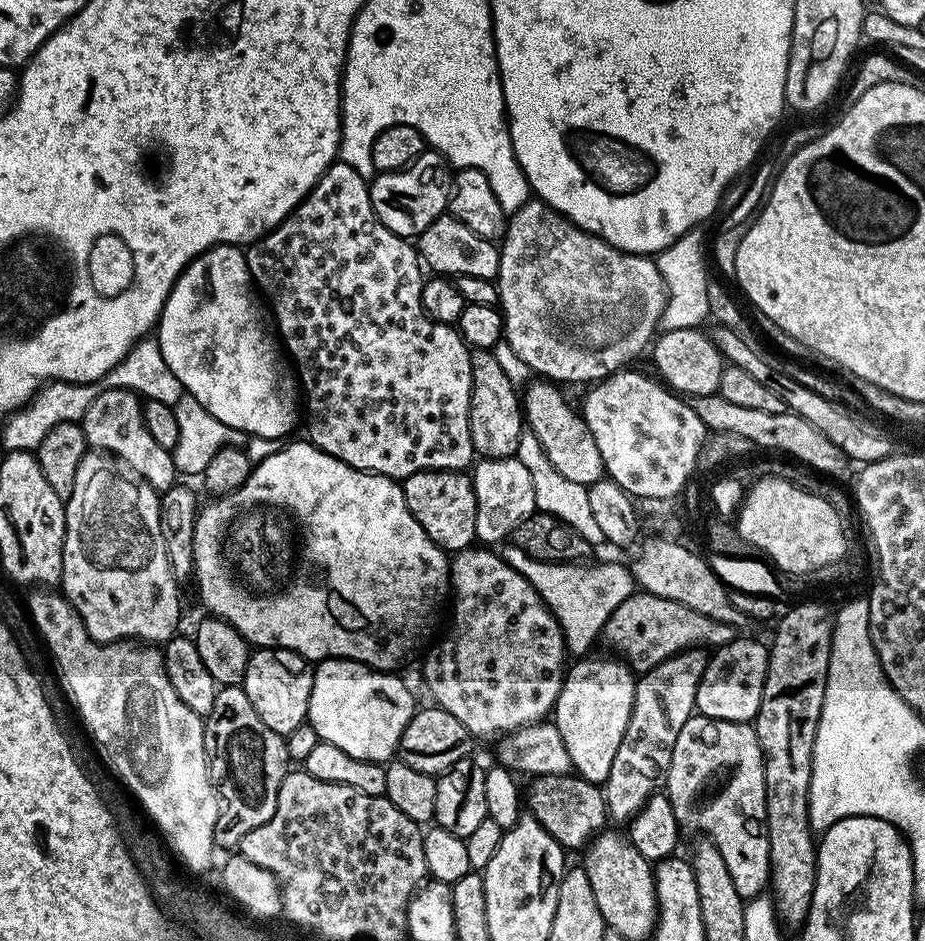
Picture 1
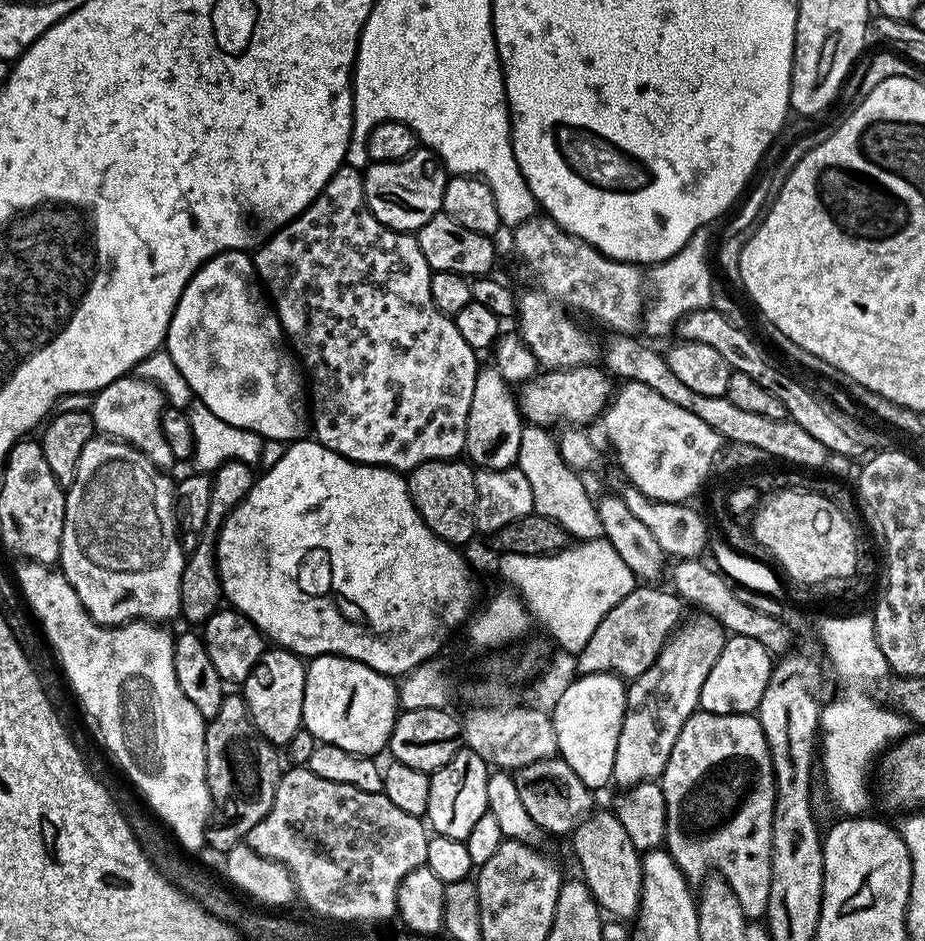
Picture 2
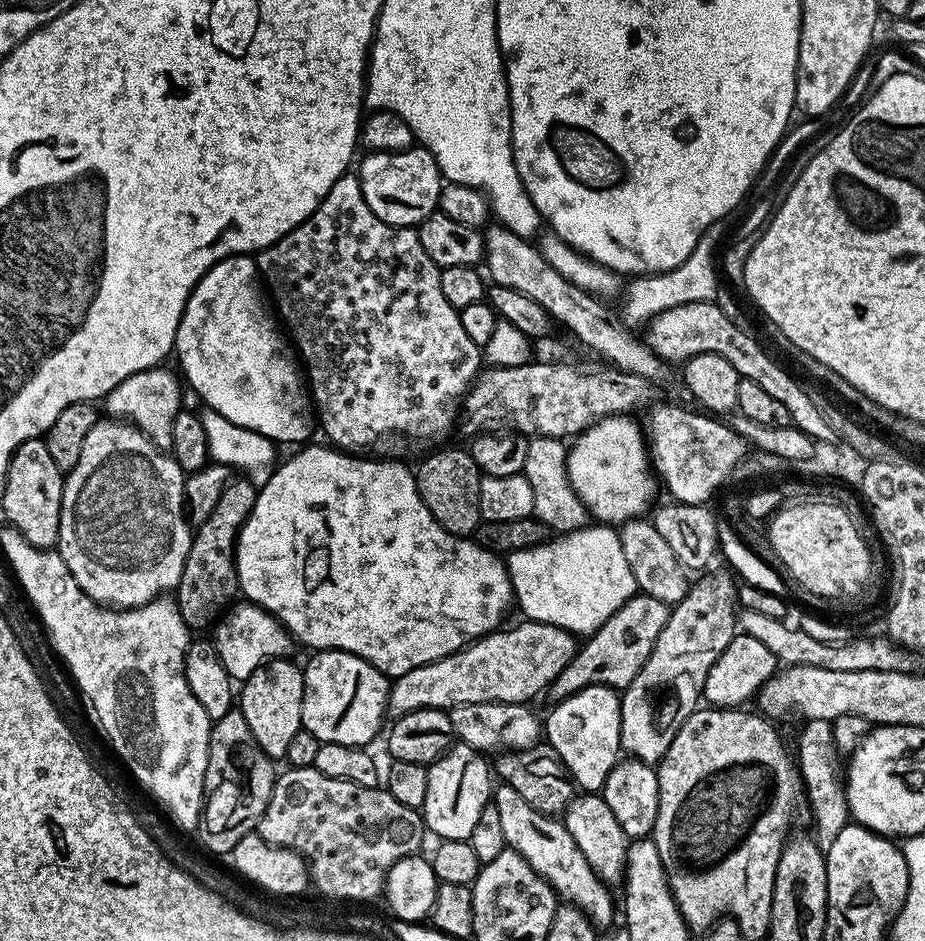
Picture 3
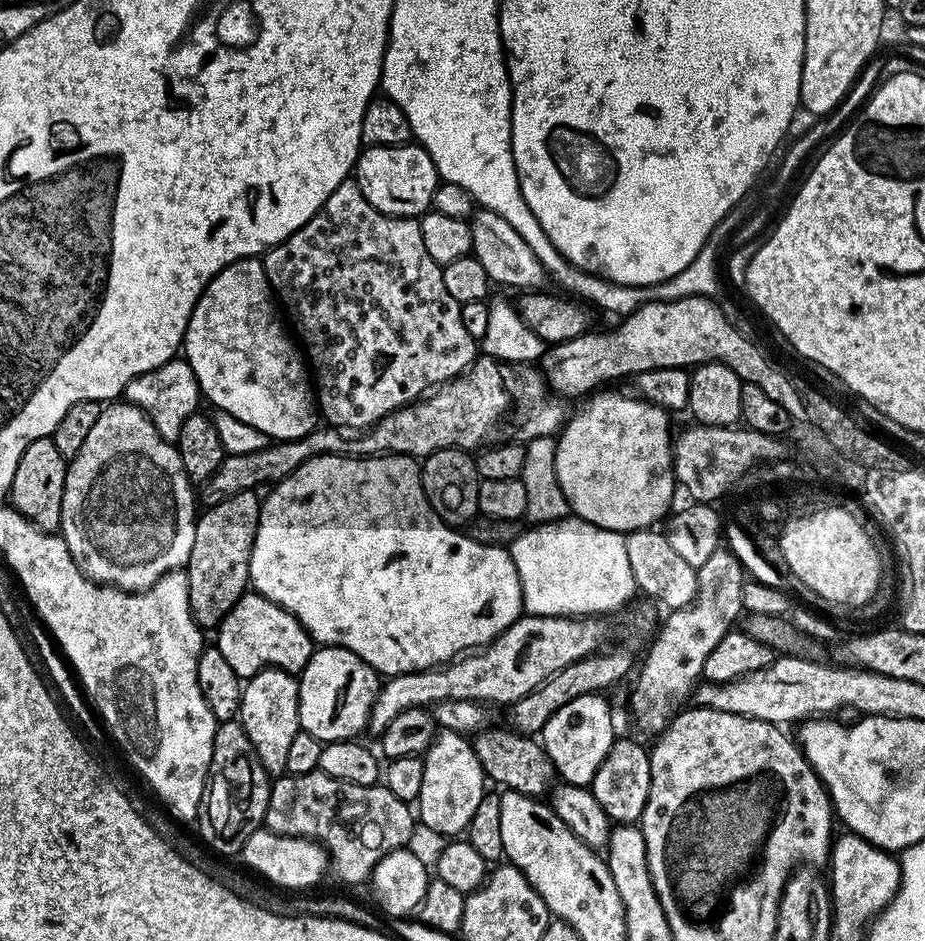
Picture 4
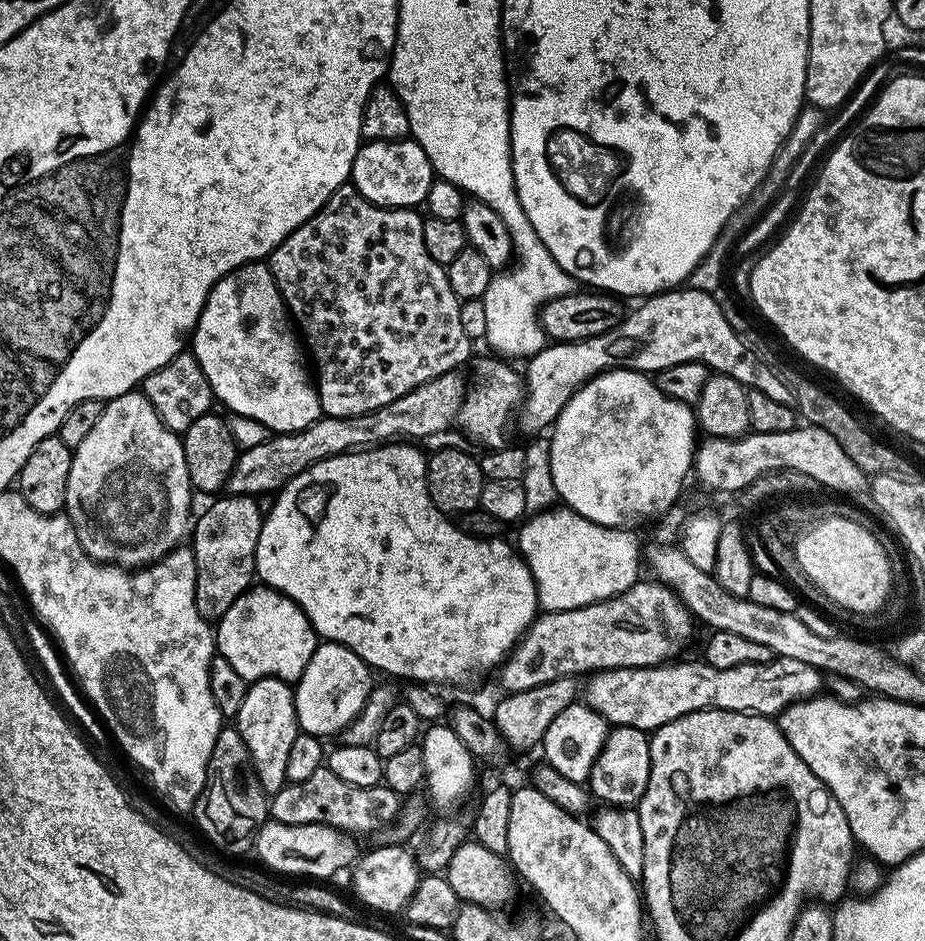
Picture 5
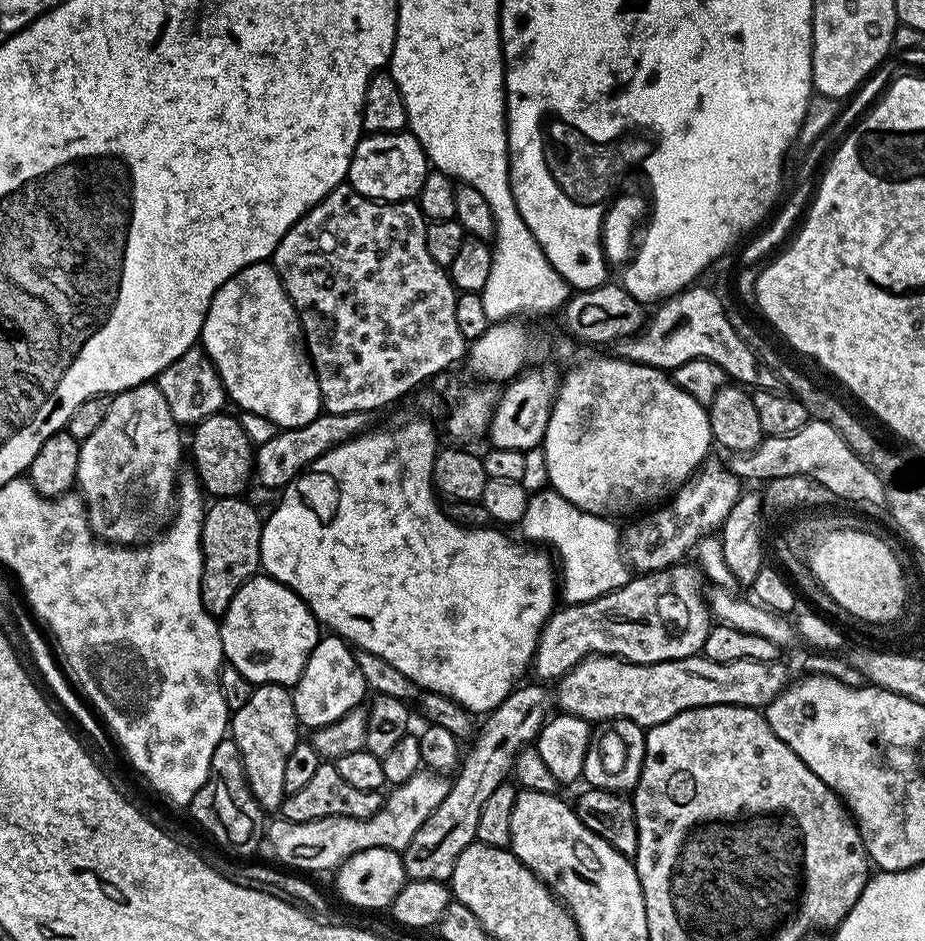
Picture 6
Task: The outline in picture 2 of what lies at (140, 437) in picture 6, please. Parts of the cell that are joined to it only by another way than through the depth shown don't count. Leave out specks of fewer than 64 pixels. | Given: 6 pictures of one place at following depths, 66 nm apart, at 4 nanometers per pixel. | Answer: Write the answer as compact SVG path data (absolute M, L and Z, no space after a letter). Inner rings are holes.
M99 434L93 435L90 442L86 442L82 450L82 458L78 458L78 470L74 474L74 482L66 490L64 505L64 525L62 526L62 546L60 547L59 571L74 586L78 598L84 609L94 618L94 622L105 626L119 626L128 624L131 620L146 620L149 622L168 622L164 620L177 619L180 616L180 583L182 582L182 570L186 553L180 545L180 534L176 526L174 514L174 480L168 477L169 473L159 468L150 458L146 458L133 444L126 444L122 440L113 440Z

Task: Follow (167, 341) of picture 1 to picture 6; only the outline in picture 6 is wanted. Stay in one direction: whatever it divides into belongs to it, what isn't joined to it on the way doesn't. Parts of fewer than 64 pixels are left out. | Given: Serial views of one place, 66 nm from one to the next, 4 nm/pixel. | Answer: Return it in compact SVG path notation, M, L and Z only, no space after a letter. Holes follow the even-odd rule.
M271 263L251 264L238 270L238 274L216 291L198 344L214 362L227 399L231 403L233 400L240 412L262 414L262 418L270 418L280 430L306 426L306 422L314 422L314 418L320 415L320 387L302 339L300 319L296 317L296 307L290 302Z

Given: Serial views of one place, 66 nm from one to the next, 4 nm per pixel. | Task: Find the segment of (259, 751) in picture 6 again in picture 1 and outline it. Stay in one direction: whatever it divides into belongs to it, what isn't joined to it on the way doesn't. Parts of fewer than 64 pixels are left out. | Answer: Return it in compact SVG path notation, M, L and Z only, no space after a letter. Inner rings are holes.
M257 647L249 655L242 687L246 698L258 710L258 718L278 735L285 737L290 730L302 726L308 718L308 703L312 689L313 665L289 648Z

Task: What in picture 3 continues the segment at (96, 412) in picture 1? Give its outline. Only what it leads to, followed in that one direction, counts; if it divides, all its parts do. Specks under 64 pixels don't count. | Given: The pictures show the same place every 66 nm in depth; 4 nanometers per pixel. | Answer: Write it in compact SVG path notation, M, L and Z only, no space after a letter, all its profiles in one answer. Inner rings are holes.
M157 366L138 370L138 374L130 374L114 390L110 390L108 395L103 397L102 408L109 417L119 418L127 423L133 424L154 446L161 450L168 450L172 447L172 435L174 434L174 418L182 411L183 394L185 385L181 377L168 369L168 366Z

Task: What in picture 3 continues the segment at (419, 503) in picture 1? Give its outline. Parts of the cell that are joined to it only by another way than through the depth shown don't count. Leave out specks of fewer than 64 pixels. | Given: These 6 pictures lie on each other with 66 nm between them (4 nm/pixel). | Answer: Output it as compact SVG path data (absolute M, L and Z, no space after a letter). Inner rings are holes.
M440 448L432 452L420 465L415 465L414 475L418 494L426 502L426 510L450 534L471 537L481 524L478 490L482 473L474 462L471 451L464 448Z

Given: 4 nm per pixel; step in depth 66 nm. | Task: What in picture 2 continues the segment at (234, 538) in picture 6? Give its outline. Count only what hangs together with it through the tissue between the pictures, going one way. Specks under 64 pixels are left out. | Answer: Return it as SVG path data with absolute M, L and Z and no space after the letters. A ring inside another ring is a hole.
M231 460L211 473L210 479L212 489L210 490L210 510L206 514L206 526L196 549L187 553L180 583L180 616L196 624L192 626L203 625L204 621L209 620L221 607L220 571L216 568L216 546L213 537L219 533L225 518L244 501L246 494L250 494L254 468L253 465Z

